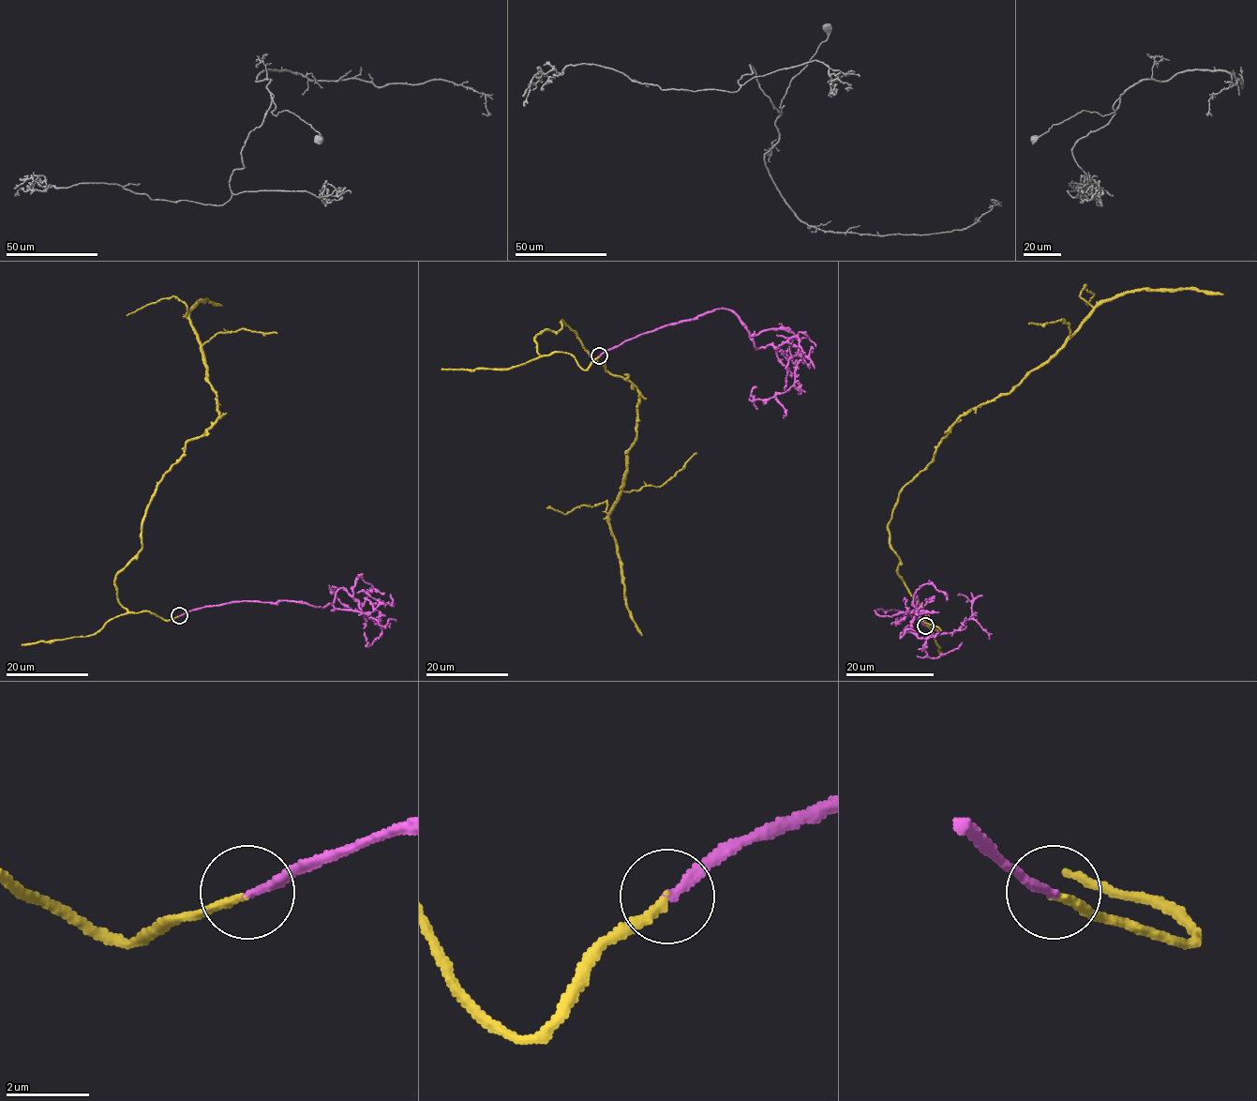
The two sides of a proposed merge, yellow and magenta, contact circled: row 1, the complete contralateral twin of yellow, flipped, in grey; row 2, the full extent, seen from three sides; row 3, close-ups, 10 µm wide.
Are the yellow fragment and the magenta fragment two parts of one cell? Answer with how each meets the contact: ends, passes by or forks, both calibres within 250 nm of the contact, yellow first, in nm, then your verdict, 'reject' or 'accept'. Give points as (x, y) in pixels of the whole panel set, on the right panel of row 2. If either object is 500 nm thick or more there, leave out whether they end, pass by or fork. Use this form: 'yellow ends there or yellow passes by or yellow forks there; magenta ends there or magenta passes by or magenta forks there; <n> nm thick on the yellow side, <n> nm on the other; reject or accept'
yellow ends there; magenta ends there; 190 nm thick on the yellow side, 200 nm on the other; accept

